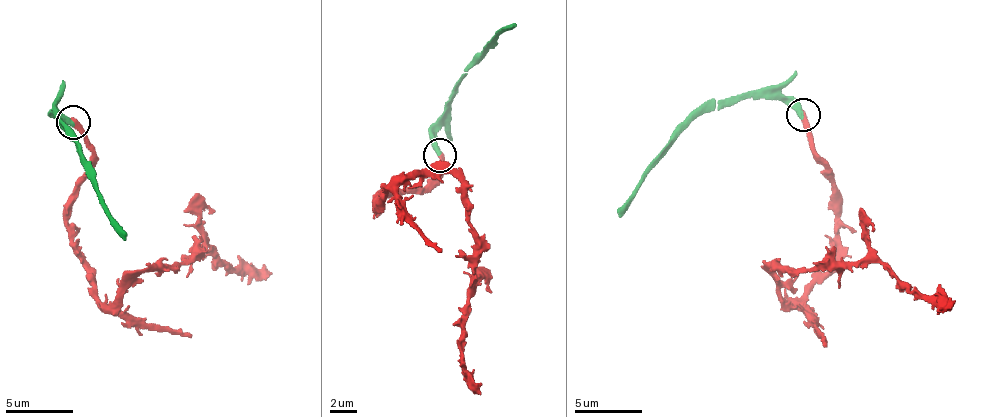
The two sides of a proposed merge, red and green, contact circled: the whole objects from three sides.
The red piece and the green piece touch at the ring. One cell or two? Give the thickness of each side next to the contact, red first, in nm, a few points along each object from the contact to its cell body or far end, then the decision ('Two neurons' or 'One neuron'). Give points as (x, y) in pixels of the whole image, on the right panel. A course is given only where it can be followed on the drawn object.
Thickness 440 nm (red) against 360 nm. Course of red: (803, 114), (832, 187), (836, 233), (831, 272), (785, 298), (774, 267), (886, 263), (950, 308). Course of green: (803, 117), (789, 99), (722, 99), (680, 131), (619, 217). One neuron

